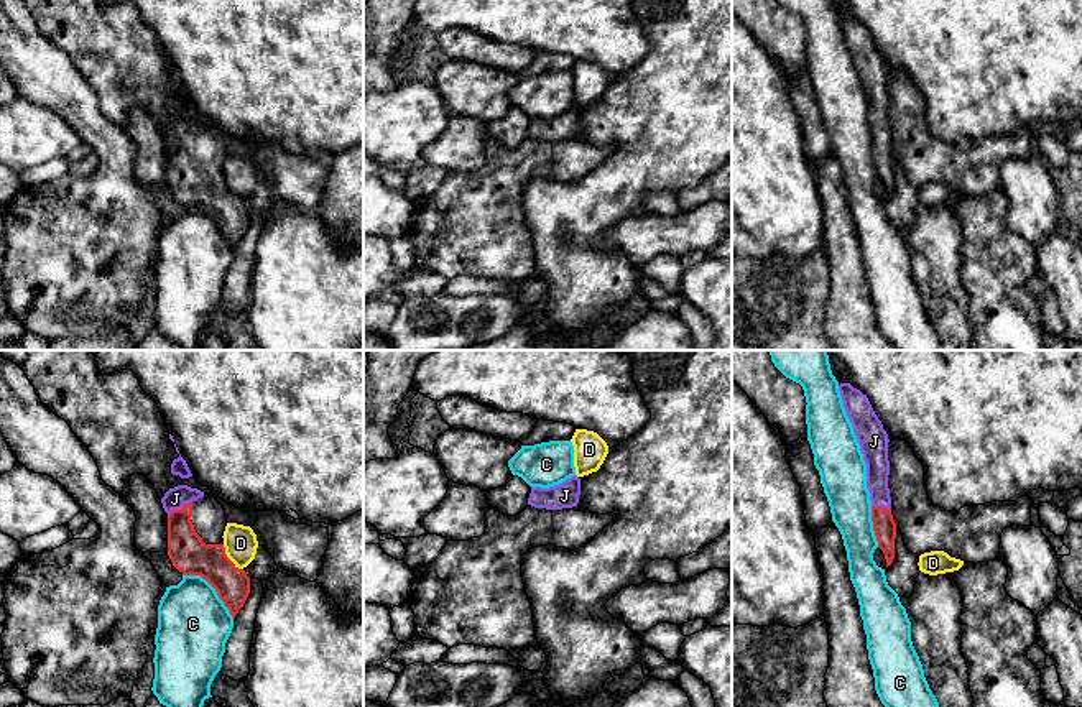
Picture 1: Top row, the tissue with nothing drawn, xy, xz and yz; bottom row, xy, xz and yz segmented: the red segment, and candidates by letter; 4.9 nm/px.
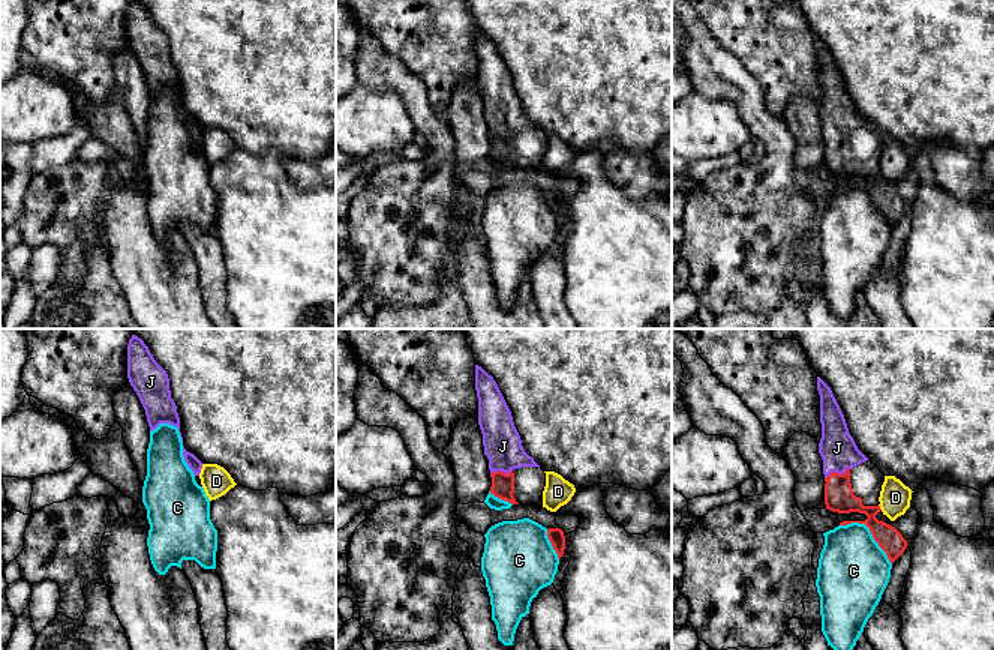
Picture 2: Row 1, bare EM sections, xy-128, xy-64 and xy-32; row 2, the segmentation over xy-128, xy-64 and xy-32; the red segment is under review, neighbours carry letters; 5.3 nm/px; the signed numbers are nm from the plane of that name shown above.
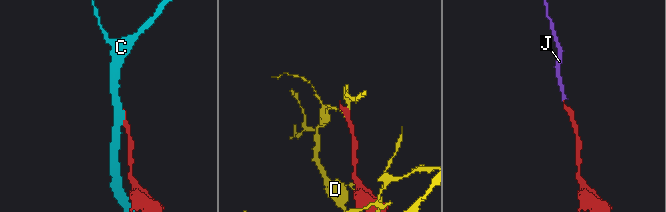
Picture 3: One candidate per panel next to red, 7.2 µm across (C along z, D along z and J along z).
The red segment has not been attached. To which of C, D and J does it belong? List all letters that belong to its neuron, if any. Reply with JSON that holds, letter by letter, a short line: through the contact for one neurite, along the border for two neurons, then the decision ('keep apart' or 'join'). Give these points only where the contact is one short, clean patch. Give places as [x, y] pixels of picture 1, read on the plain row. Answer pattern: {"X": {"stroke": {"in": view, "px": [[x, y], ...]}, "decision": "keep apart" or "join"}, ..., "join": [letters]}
{"C": {"decision": "keep apart"}, "D": {"decision": "keep apart"}, "J": {"stroke": {"in": "xy", "px": [[189, 186], [181, 170], [180, 142], [175, 130]]}, "decision": "join"}, "join": ["J"]}

